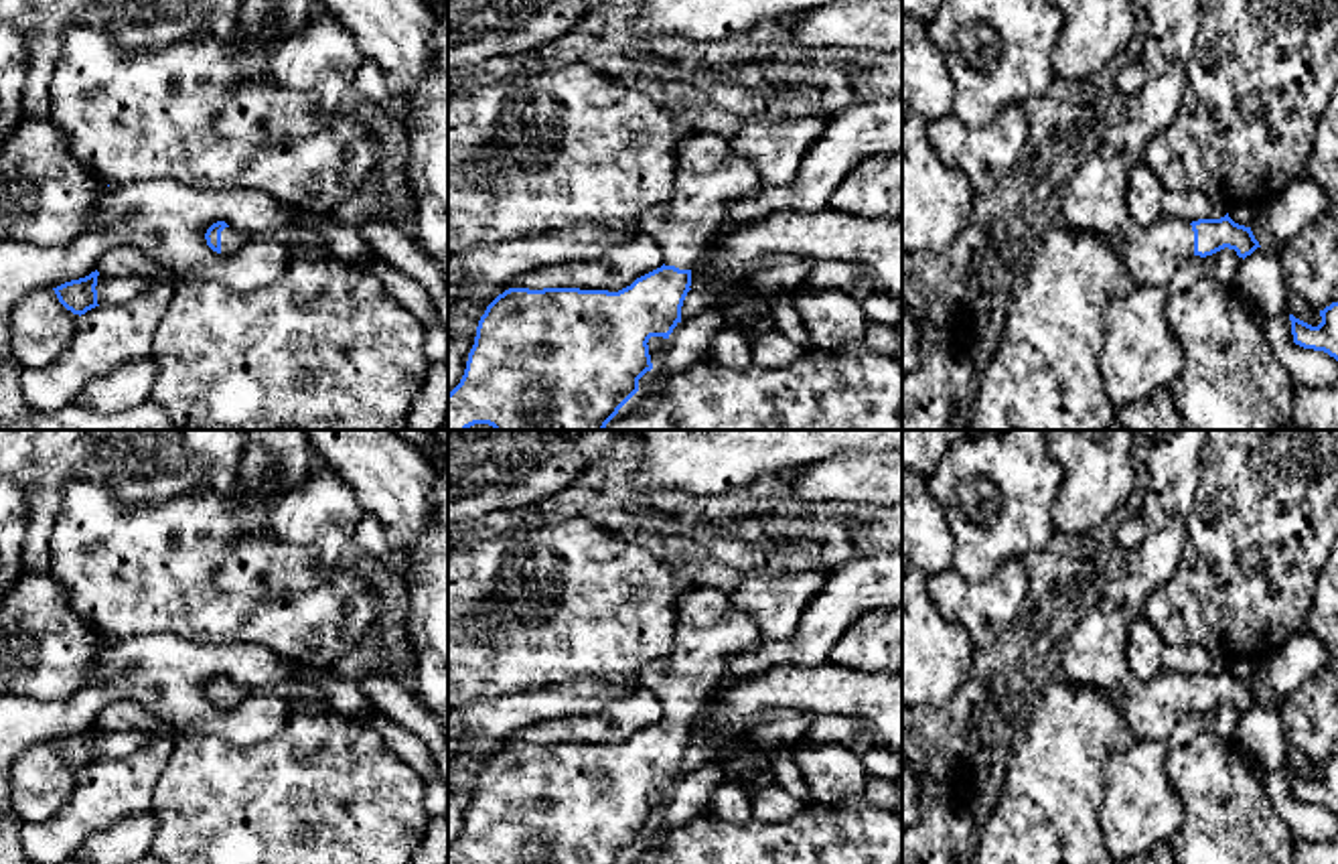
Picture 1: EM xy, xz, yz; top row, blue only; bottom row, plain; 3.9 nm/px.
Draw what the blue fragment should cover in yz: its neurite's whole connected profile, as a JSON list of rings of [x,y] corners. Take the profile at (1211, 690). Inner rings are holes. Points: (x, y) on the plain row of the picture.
[[[1160,430],[1149,454],[1149,487],[1139,517],[1145,523],[1143,542],[1127,552],[1121,572],[1109,578],[1101,600],[1070,631],[1062,649],[1060,669],[1064,679],[1074,686],[1095,686],[1109,692],[1139,738],[1168,740],[1178,718],[1186,710],[1212,710],[1224,702],[1239,712],[1251,710],[1259,700],[1251,681],[1235,677],[1229,667],[1220,673],[1184,675],[1162,669],[1151,679],[1137,679],[1127,667],[1127,633],[1141,615],[1147,596],[1164,586],[1176,572],[1186,544],[1186,521],[1192,509],[1194,489],[1200,479],[1200,452],[1208,430]]]

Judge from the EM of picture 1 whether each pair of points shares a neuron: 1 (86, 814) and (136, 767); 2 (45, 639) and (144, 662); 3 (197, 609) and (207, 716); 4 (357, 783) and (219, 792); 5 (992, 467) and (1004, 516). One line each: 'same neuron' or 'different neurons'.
1: same neuron
2: different neurons
3: different neurons
4: same neuron
5: same neuron

